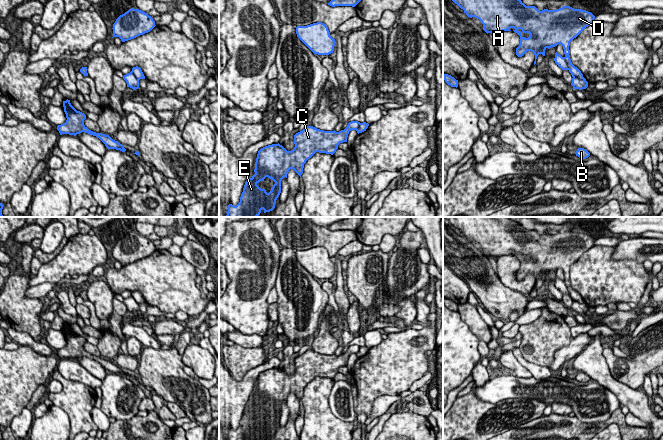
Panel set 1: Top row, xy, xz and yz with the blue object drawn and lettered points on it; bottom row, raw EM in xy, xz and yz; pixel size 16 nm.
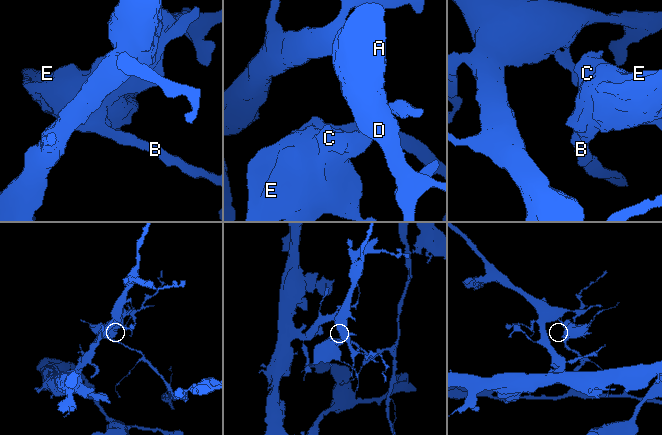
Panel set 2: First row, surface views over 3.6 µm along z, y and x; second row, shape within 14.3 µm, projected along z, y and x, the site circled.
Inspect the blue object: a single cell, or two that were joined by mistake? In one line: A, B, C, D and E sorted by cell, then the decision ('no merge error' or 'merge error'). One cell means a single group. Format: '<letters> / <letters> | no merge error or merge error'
A D / B C E | merge error

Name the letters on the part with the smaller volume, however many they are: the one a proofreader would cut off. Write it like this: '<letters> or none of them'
B, C, E

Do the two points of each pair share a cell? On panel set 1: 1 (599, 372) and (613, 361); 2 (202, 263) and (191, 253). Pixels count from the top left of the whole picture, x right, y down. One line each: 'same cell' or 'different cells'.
1: different cells
2: same cell

